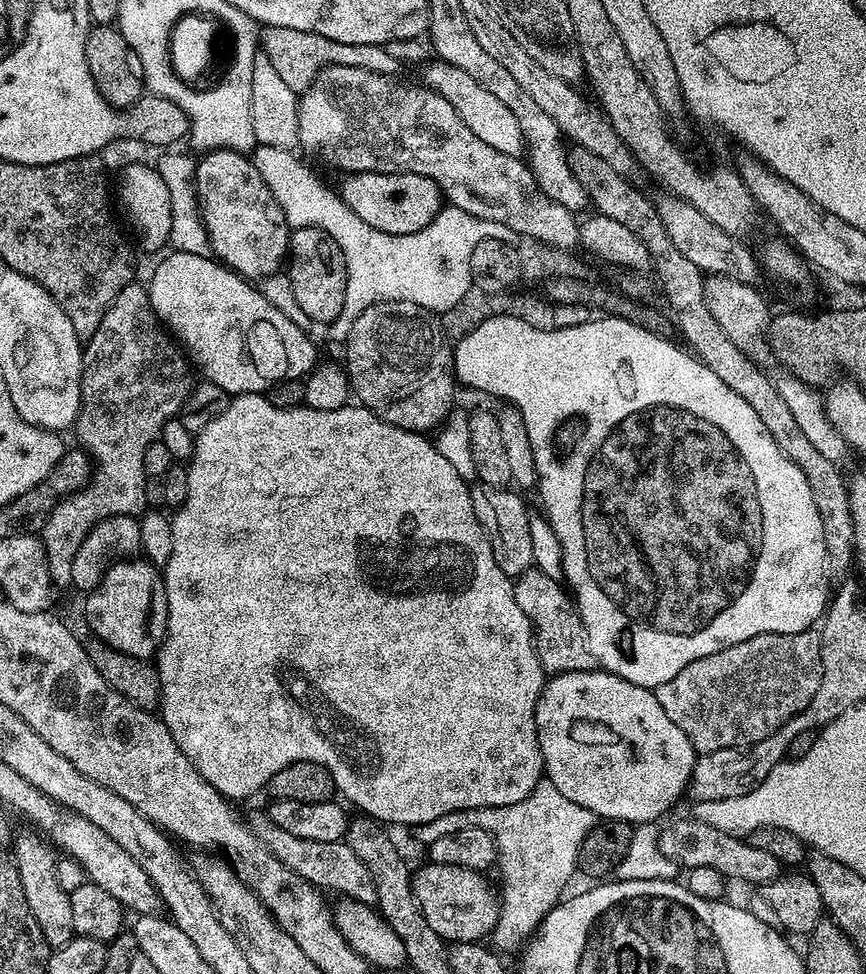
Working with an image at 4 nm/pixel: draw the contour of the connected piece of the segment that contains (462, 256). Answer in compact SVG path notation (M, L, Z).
M257 144L254 151L251 153L250 159L252 165L258 170L258 174L262 174L262 182L266 182L266 186L270 186L270 194L274 194L274 202L278 202L278 206L282 206L282 214L286 214L286 222L289 229L295 230L298 228L317 228L318 230L326 230L326 234L330 234L330 238L334 238L334 242L338 242L338 246L342 246L342 258L346 258L346 299L342 302L342 314L338 314L338 318L333 320L330 325L330 336L334 341L347 341L350 330L354 326L354 318L358 318L358 314L362 314L362 310L366 310L370 306L374 306L383 300L397 300L398 302L414 302L414 306L422 306L428 312L433 314L441 314L450 309L456 302L461 301L462 296L466 293L468 288L473 287L472 275L470 274L470 254L474 254L474 246L478 246L478 242L486 242L487 240L507 240L509 242L517 239L516 232L510 230L506 226L502 226L498 222L486 222L482 218L478 218L474 214L466 214L462 210L453 208L451 206L441 207L440 213L430 222L430 226L426 226L422 230L418 230L414 234L406 234L405 236L387 236L384 232L379 232L370 227L366 222L362 222L358 218L358 214L354 214L354 210L350 210L350 206L346 206L341 197L332 189L326 188L303 164L302 161L296 157L297 153L291 148L283 148L282 146L266 146L265 144Z

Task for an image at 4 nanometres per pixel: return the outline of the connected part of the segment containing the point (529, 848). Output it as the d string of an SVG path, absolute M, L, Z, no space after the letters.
M541 782L534 786L534 790L530 790L530 794L526 794L526 798L522 798L522 802L514 802L510 806L471 808L446 814L442 821L442 828L445 832L481 828L492 835L496 843L496 864L498 869L500 868L500 880L504 883L496 932L500 934L512 932L528 938L544 921L545 914L551 908L555 908L565 895L564 887L567 886L572 872L577 871L576 859L578 850L582 846L582 838L586 838L586 834L590 834L590 830L597 823L598 817L590 810L586 810L586 806L578 806L578 802L570 802L570 798L565 798L558 791L558 786Z

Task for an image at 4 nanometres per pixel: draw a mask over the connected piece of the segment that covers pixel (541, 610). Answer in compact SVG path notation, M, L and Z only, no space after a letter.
M534 566L528 568L514 580L514 598L522 614L530 618L536 637L536 653L545 673L591 672L597 667L594 654L590 650L590 638L586 626L576 609L575 599L566 591L561 581L542 574Z

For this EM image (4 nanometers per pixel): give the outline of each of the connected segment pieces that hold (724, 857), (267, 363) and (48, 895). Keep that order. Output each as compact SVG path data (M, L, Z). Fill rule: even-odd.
M695 818L676 820L665 828L659 829L660 850L666 858L673 860L681 869L710 866L710 870L718 870L727 879L742 878L747 882L763 886L781 875L782 862L774 858L774 854L766 854L766 850L758 850L758 846L748 843L747 839L722 834L714 826L706 826L706 822Z
M175 250L169 253L153 270L152 281L147 281L148 297L156 317L179 341L187 359L194 365L195 371L197 368L201 372L204 380L214 382L214 386L222 386L222 390L229 394L264 394L271 385L307 377L317 367L317 345L312 337L298 330L298 326L294 326L282 310L274 310L259 287L253 286L232 269L225 268L211 255L199 256Z
M24 832L17 840L15 837L11 841L10 855L18 870L18 878L22 878L22 890L26 894L30 914L34 914L34 922L38 922L38 930L42 930L42 938L46 938L49 949L53 950L66 946L76 936L74 917L69 892L62 890L61 884L58 883L57 853L43 835L32 832Z

